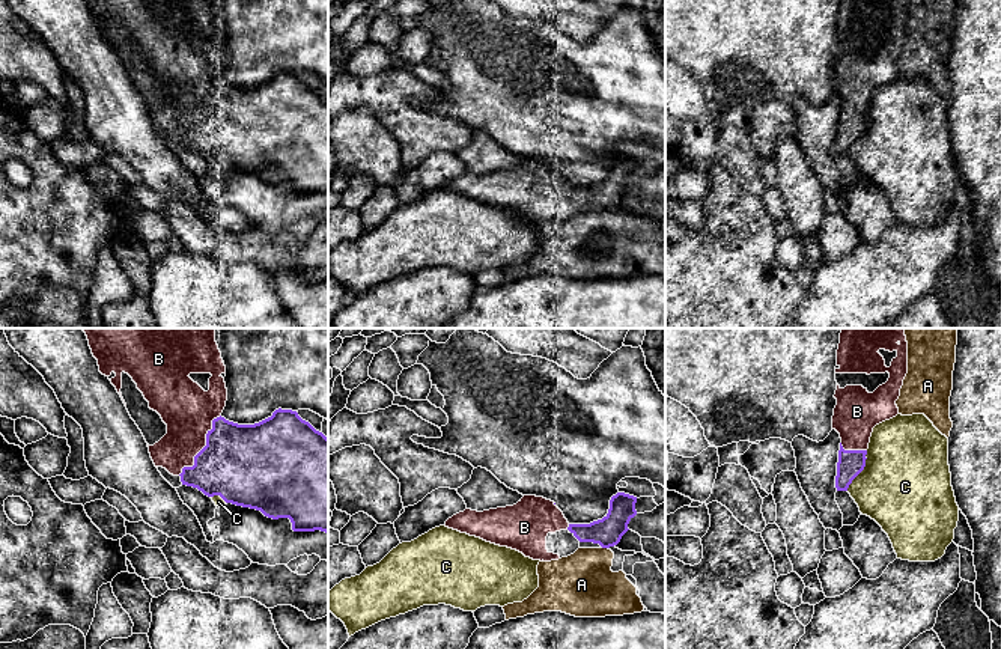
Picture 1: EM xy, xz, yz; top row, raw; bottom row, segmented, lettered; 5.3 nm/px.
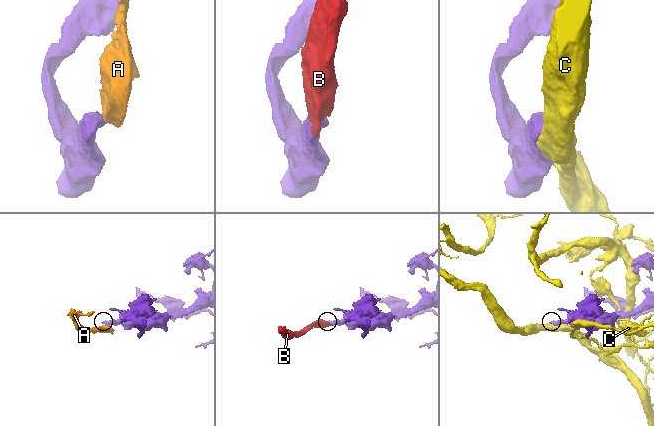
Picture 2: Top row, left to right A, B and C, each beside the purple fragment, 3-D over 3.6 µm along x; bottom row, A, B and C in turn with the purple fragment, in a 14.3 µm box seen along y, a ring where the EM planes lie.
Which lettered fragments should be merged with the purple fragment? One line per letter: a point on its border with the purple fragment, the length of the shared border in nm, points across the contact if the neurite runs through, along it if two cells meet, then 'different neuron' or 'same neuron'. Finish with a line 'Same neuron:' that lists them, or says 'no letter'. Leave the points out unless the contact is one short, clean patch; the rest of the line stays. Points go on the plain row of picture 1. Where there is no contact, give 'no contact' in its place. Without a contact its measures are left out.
A: meets purple in xz at (605, 210); contact 30 nm long; border along xz (602, 210), (607, 211); different neuron
B: meets purple in xy at (203, 110); contact 400 nm long; same neuron
C: meets purple in yz at (863, 131); contact 240 nm long; different neuron
Same neuron: B

